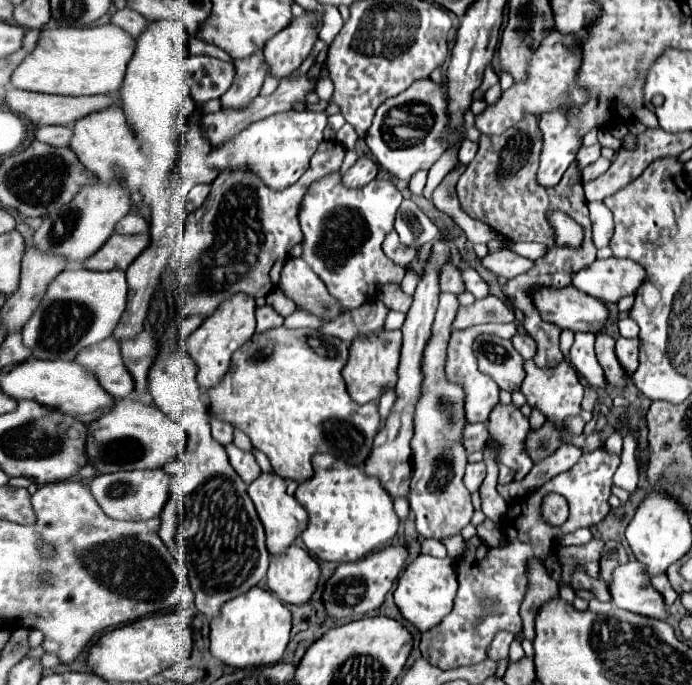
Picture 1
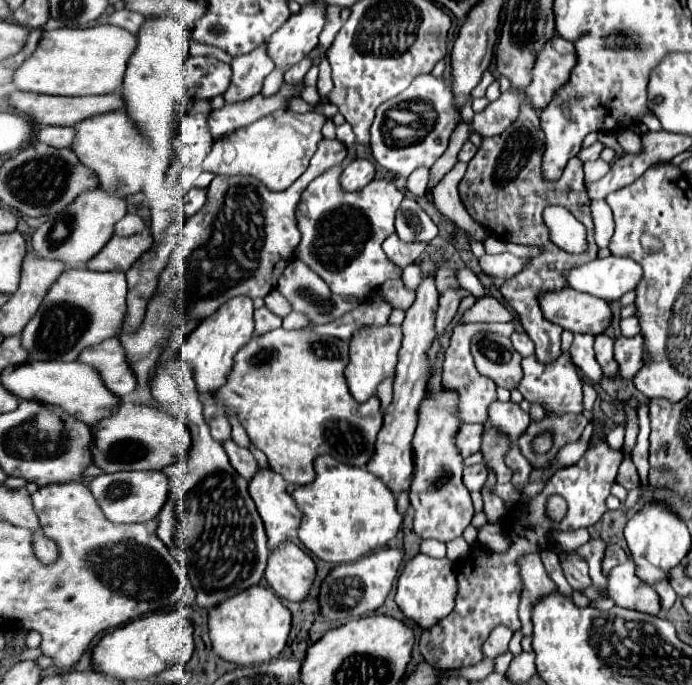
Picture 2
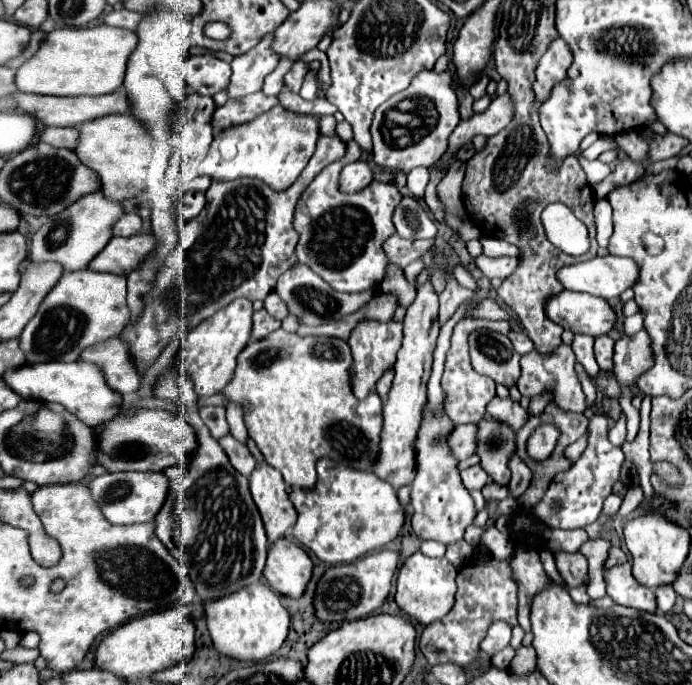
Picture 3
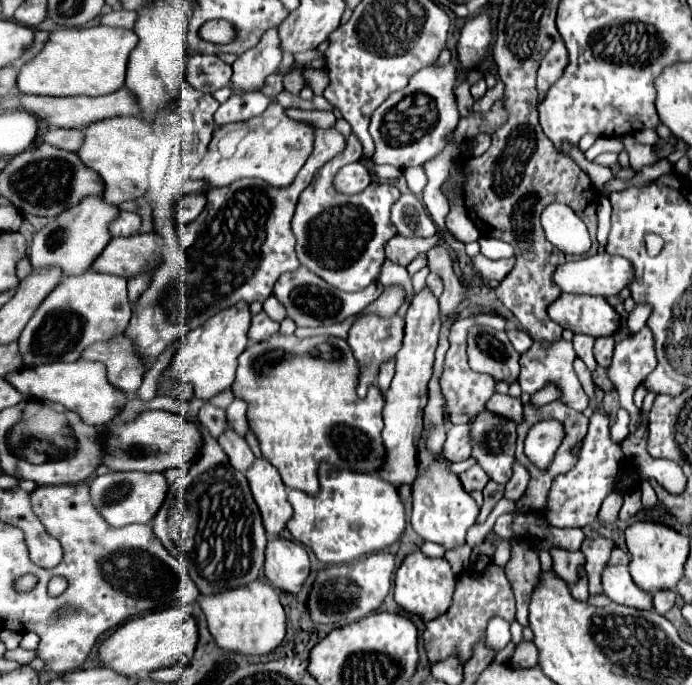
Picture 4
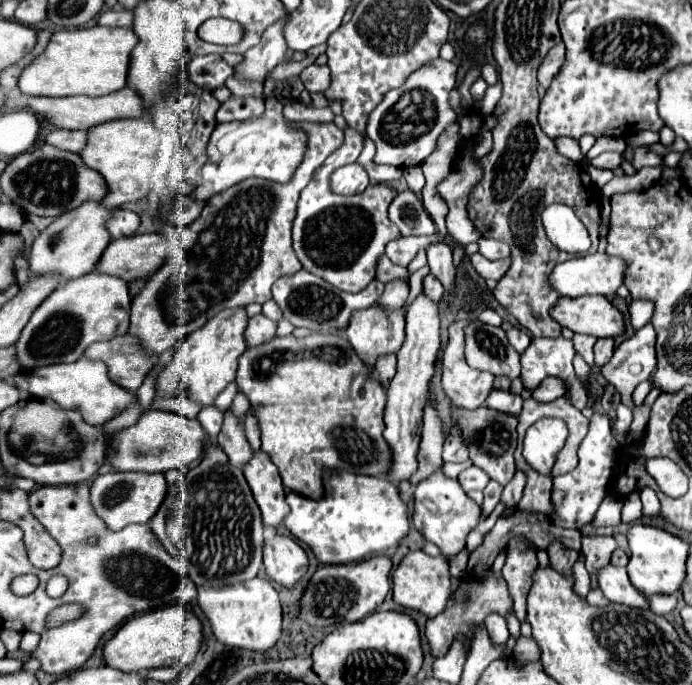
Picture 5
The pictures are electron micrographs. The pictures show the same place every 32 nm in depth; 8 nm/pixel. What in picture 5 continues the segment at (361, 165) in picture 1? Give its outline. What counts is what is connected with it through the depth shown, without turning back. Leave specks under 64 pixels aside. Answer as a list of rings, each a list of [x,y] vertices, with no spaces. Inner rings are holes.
[[[358,162],[346,164],[344,168],[338,168],[338,170],[332,174],[332,190],[334,190],[336,194],[352,196],[352,194],[362,192],[368,184],[370,184],[368,174],[364,172],[364,168],[362,168]]]

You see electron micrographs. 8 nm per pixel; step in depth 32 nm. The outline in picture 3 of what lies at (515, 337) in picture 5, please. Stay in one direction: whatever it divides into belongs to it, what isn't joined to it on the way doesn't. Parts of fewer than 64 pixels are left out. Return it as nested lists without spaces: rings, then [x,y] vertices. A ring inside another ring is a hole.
[[[510,332],[508,334],[508,338],[512,340],[512,344],[514,344],[514,350],[518,352],[518,354],[528,354],[528,352],[532,352],[534,350],[534,344],[532,344],[532,340],[524,334],[524,332]]]

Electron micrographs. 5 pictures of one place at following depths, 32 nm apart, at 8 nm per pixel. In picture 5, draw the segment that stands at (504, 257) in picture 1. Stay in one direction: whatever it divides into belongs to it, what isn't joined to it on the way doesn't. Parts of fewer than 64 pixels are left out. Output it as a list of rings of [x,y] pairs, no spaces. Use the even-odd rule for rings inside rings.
[[[474,254],[474,256],[470,256],[470,264],[478,272],[480,278],[484,278],[484,280],[488,280],[488,278],[500,280],[500,276],[504,276],[504,272],[508,272],[508,268],[512,266],[512,260],[510,258],[488,260],[482,254]]]

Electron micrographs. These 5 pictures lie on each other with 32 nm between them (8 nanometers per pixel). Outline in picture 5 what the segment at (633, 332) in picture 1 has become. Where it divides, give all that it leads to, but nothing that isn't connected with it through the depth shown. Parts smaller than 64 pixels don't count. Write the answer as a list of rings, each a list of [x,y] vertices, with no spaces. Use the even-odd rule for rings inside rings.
[[[634,300],[630,306],[630,324],[634,330],[640,330],[652,316],[654,304],[646,300]]]

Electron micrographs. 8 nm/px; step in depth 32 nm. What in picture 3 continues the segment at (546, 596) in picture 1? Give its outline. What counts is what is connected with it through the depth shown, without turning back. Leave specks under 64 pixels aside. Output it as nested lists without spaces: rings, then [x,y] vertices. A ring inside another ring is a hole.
[[[536,550],[518,552],[516,558],[512,560],[512,568],[518,580],[518,622],[524,628],[524,632],[530,632],[532,596],[536,596],[540,588],[546,588],[548,574],[544,572]]]

